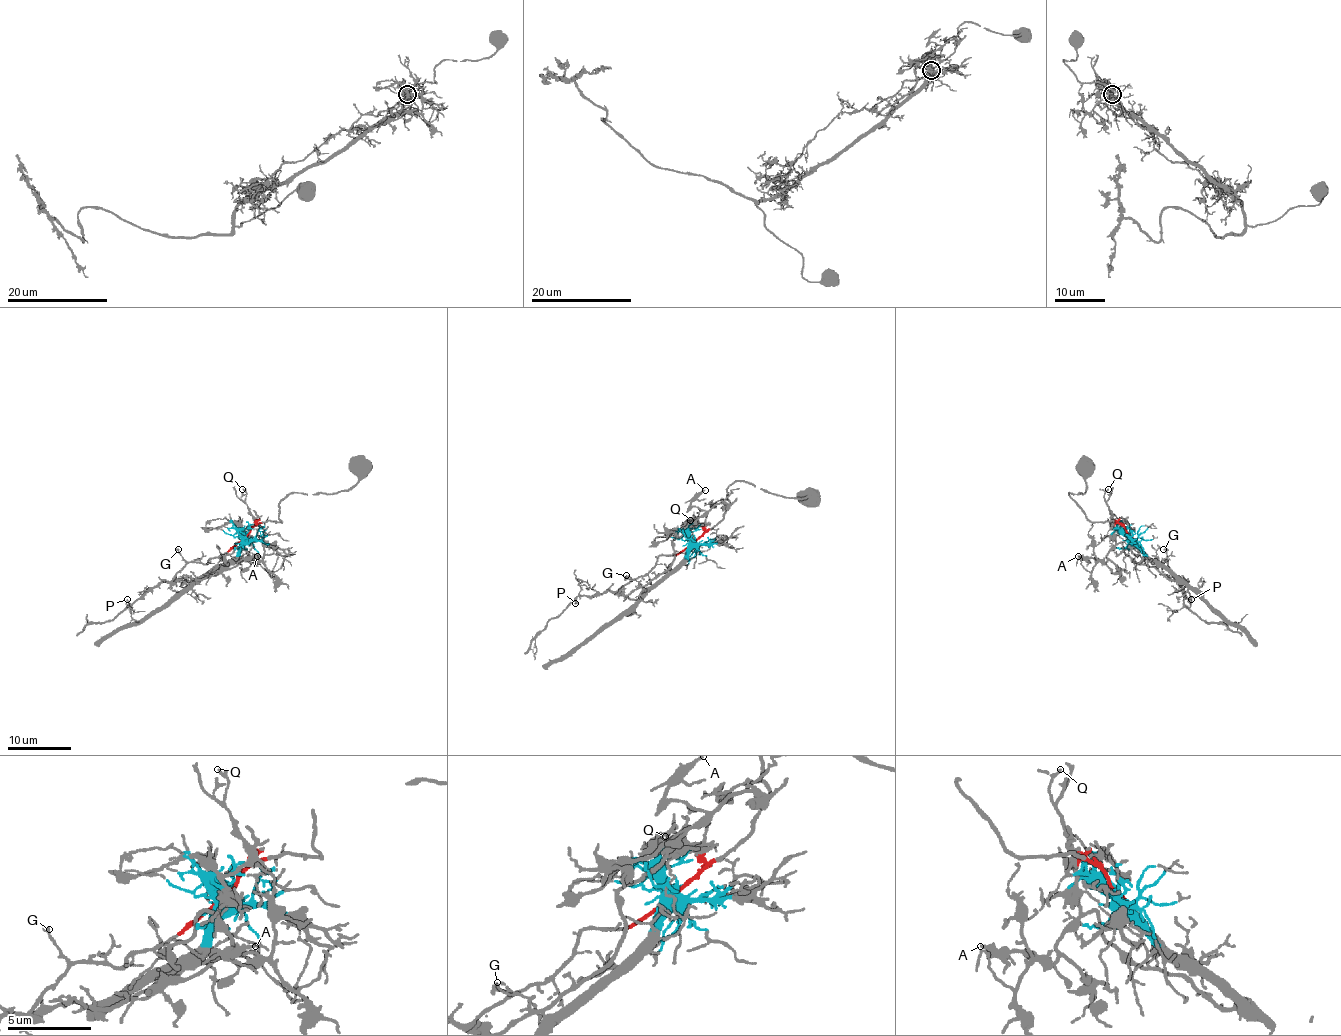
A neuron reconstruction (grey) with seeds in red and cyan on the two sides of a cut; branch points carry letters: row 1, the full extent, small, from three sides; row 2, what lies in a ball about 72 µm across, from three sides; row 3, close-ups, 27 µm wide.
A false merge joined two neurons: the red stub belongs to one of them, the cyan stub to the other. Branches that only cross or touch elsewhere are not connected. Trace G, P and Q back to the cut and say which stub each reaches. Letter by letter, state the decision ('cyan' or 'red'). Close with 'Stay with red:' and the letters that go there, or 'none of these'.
G: red
P: red
Q: red
Stay with red: G, P, Q

